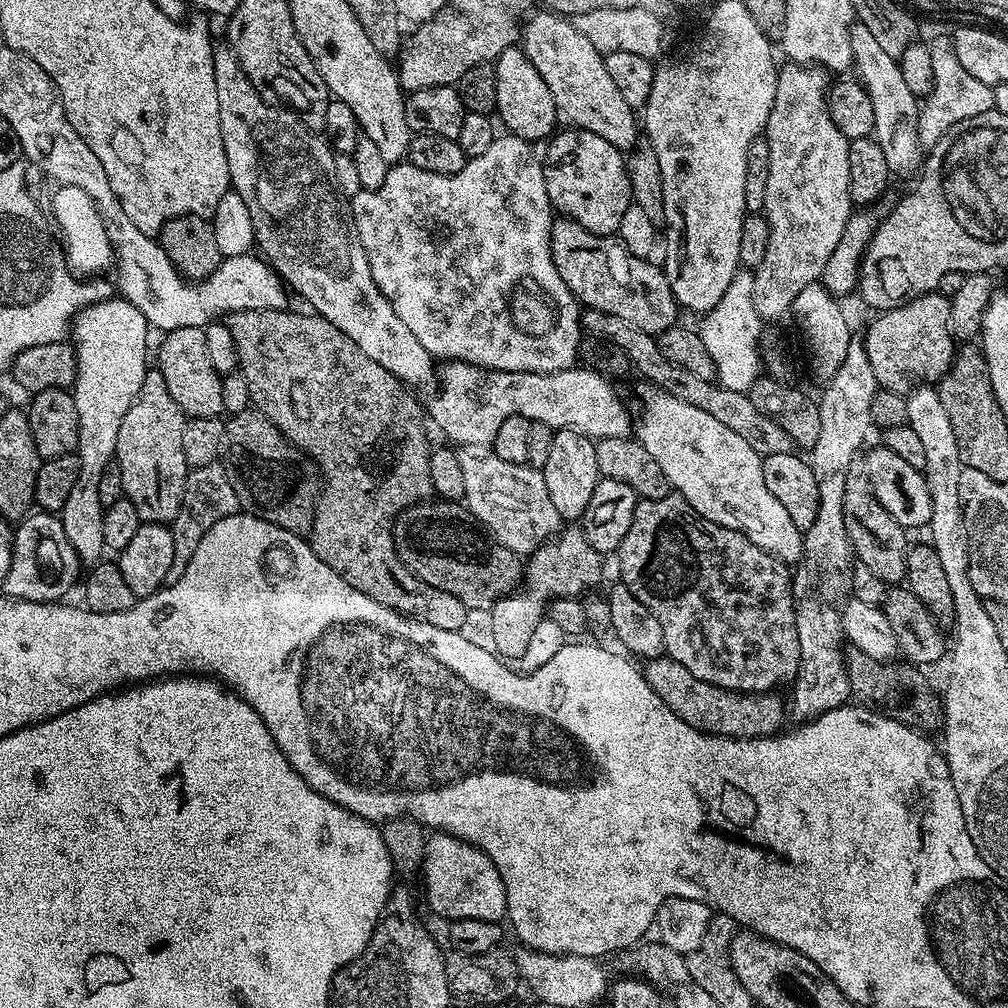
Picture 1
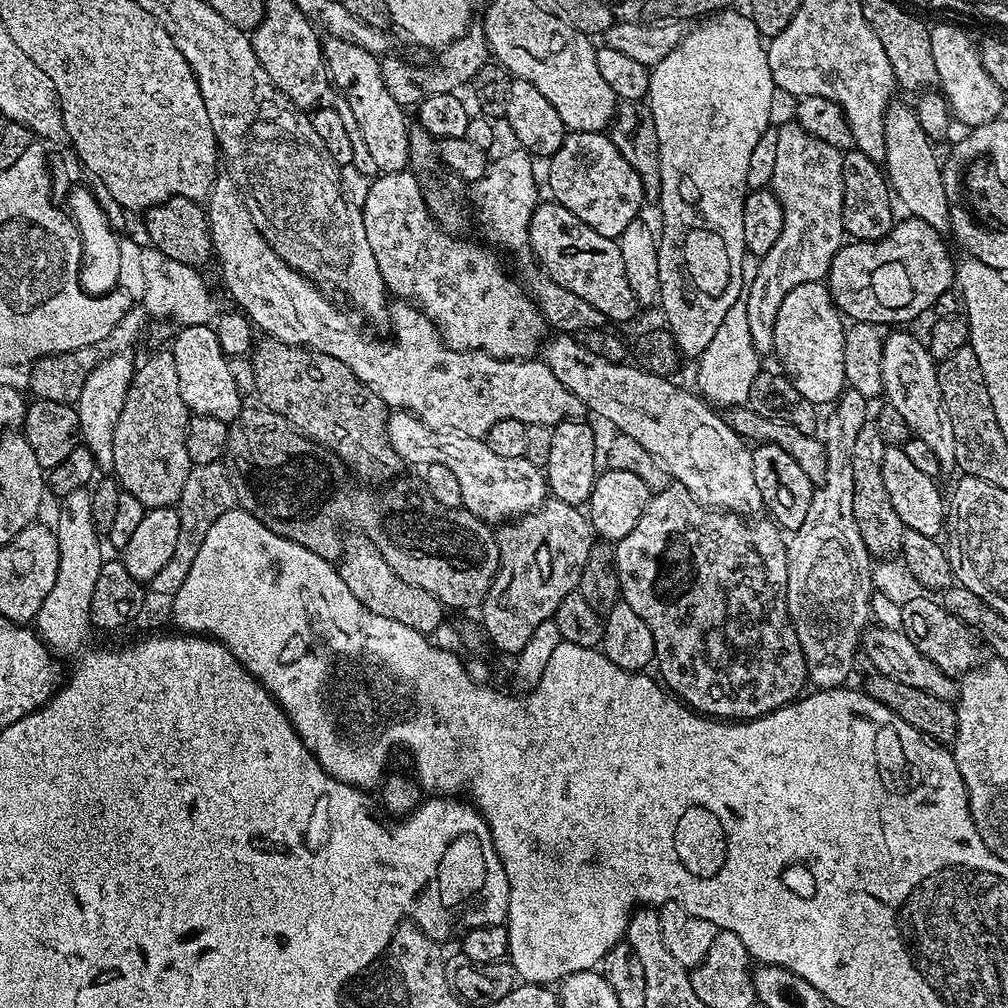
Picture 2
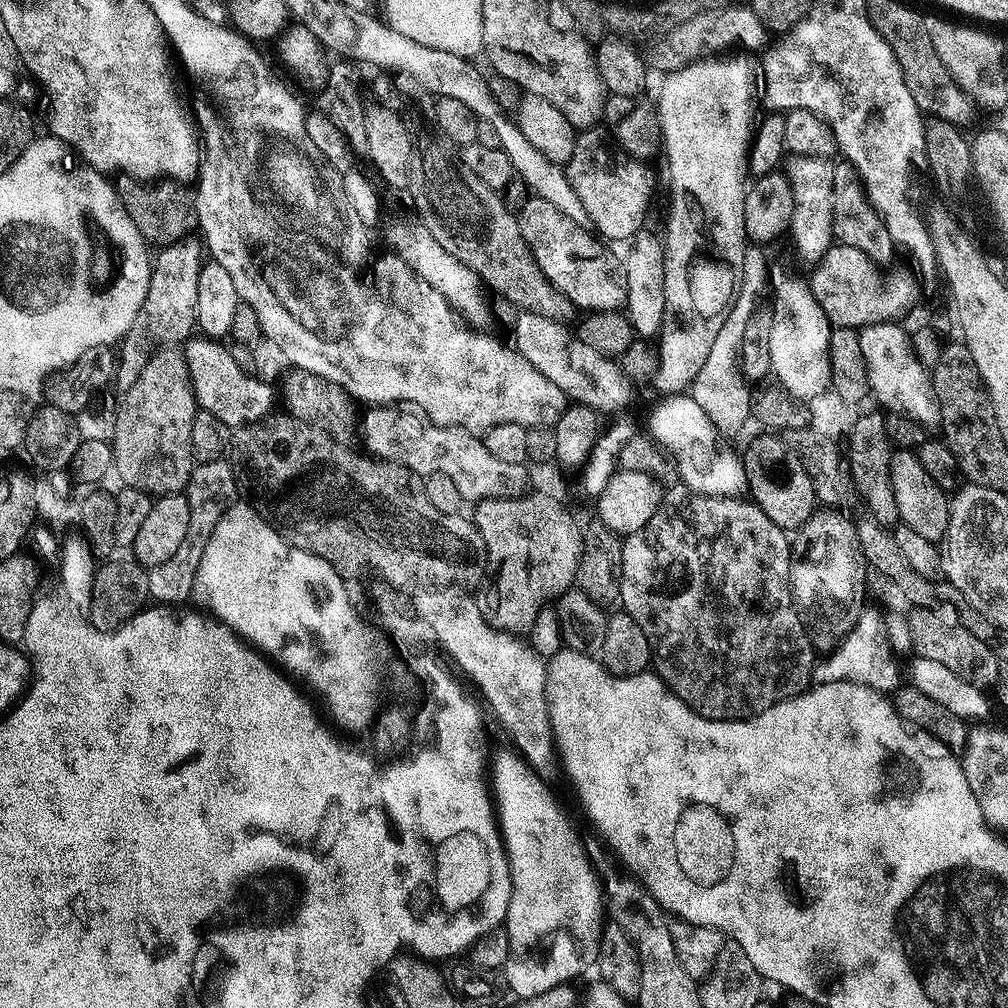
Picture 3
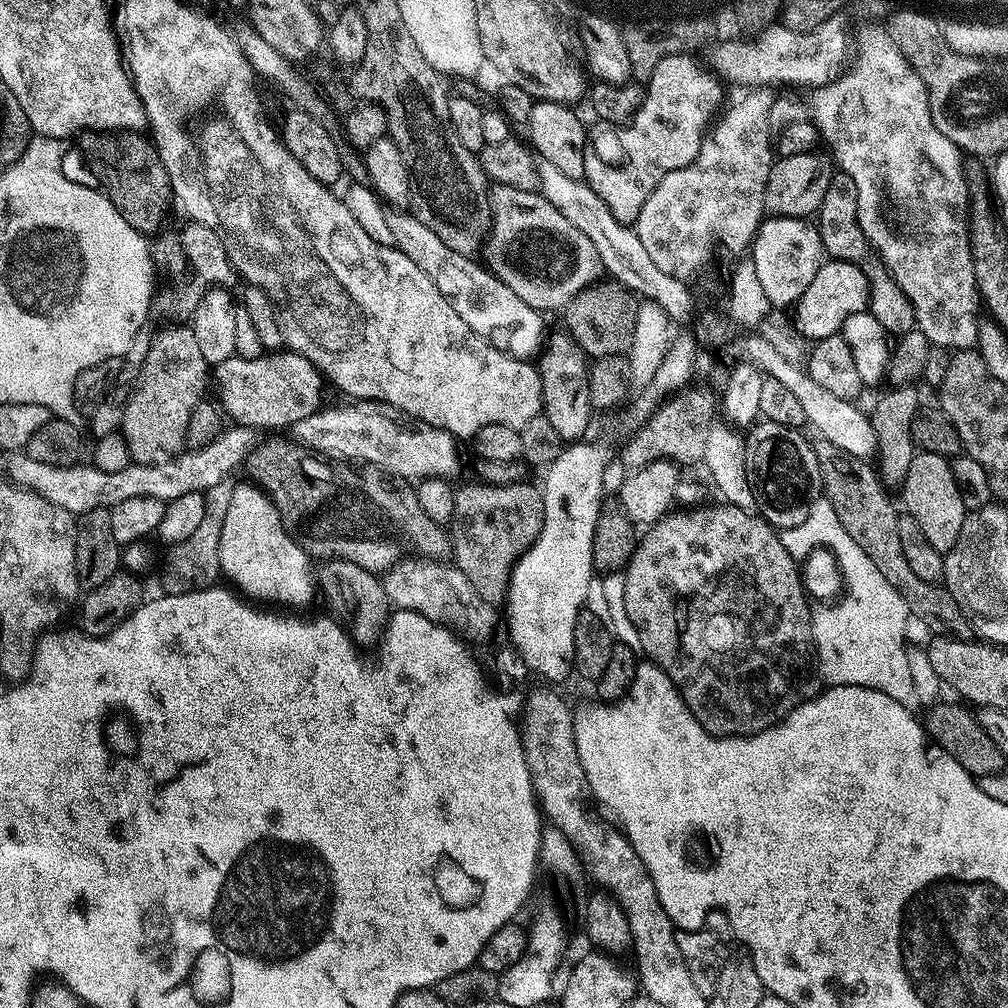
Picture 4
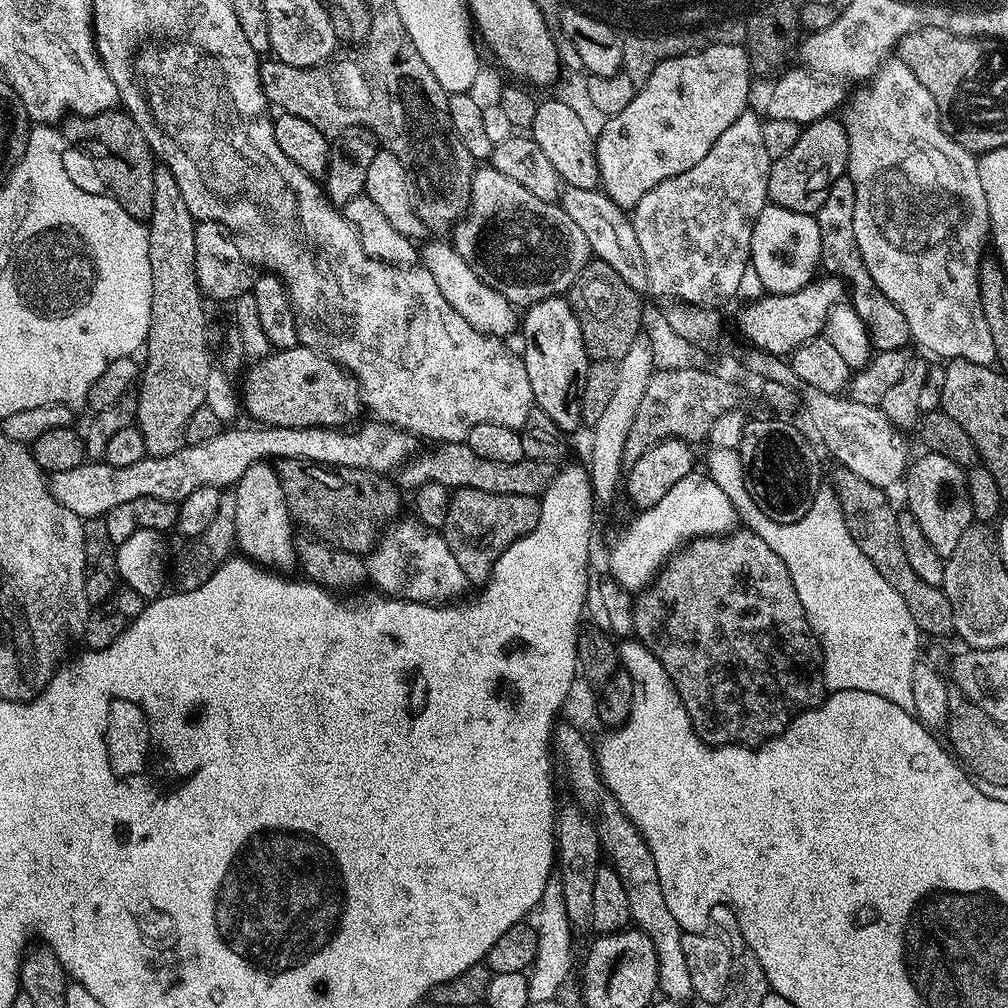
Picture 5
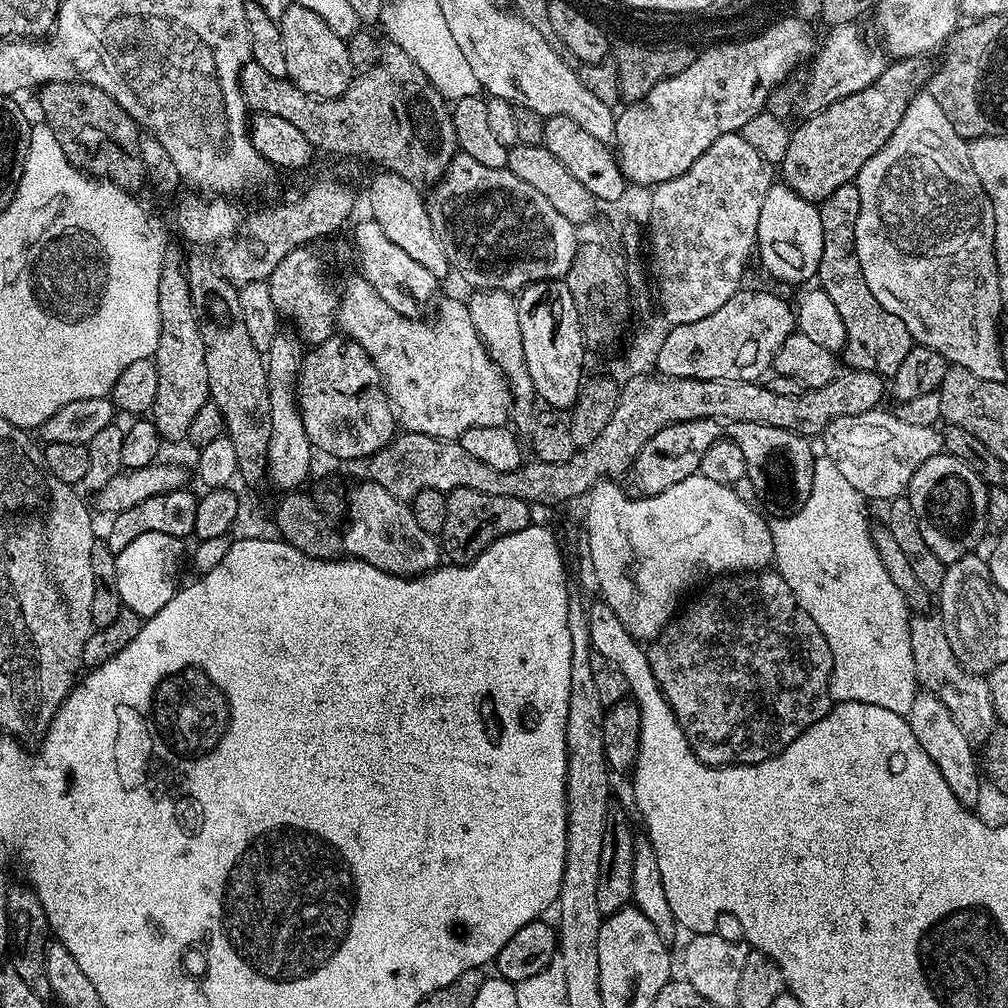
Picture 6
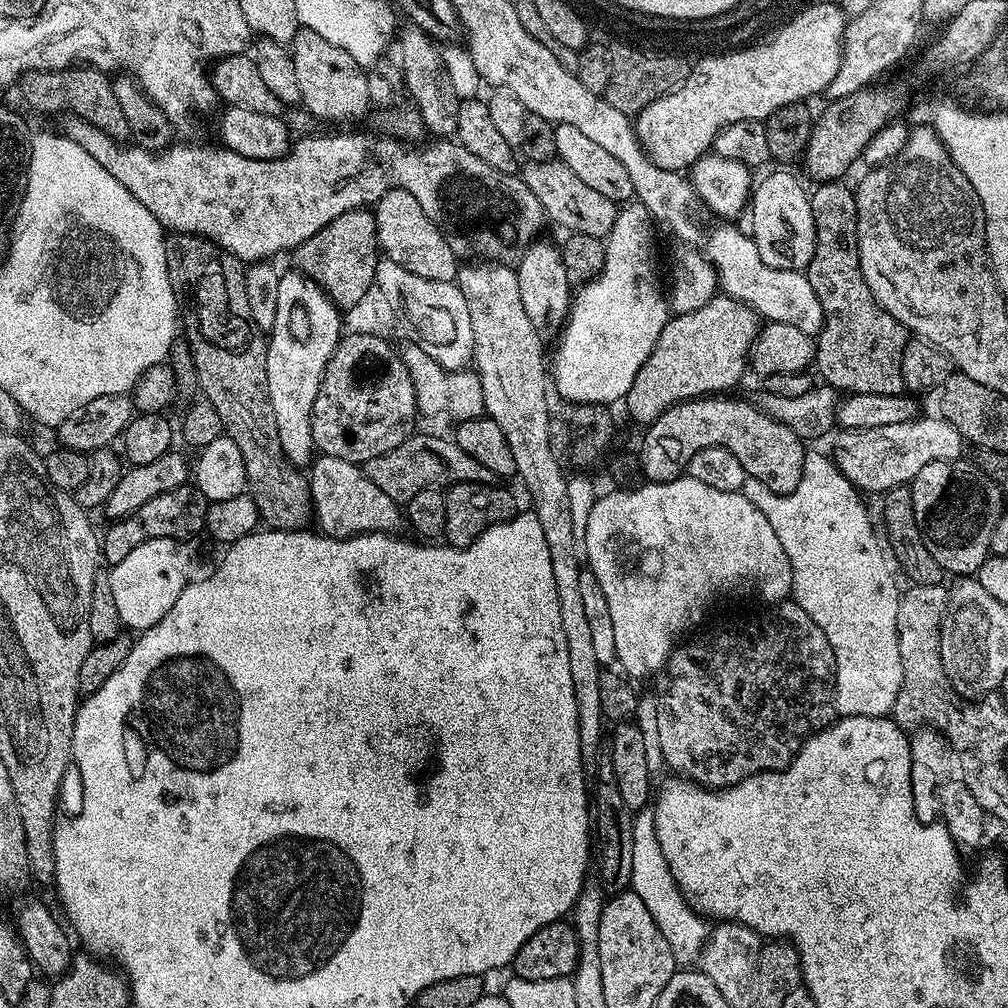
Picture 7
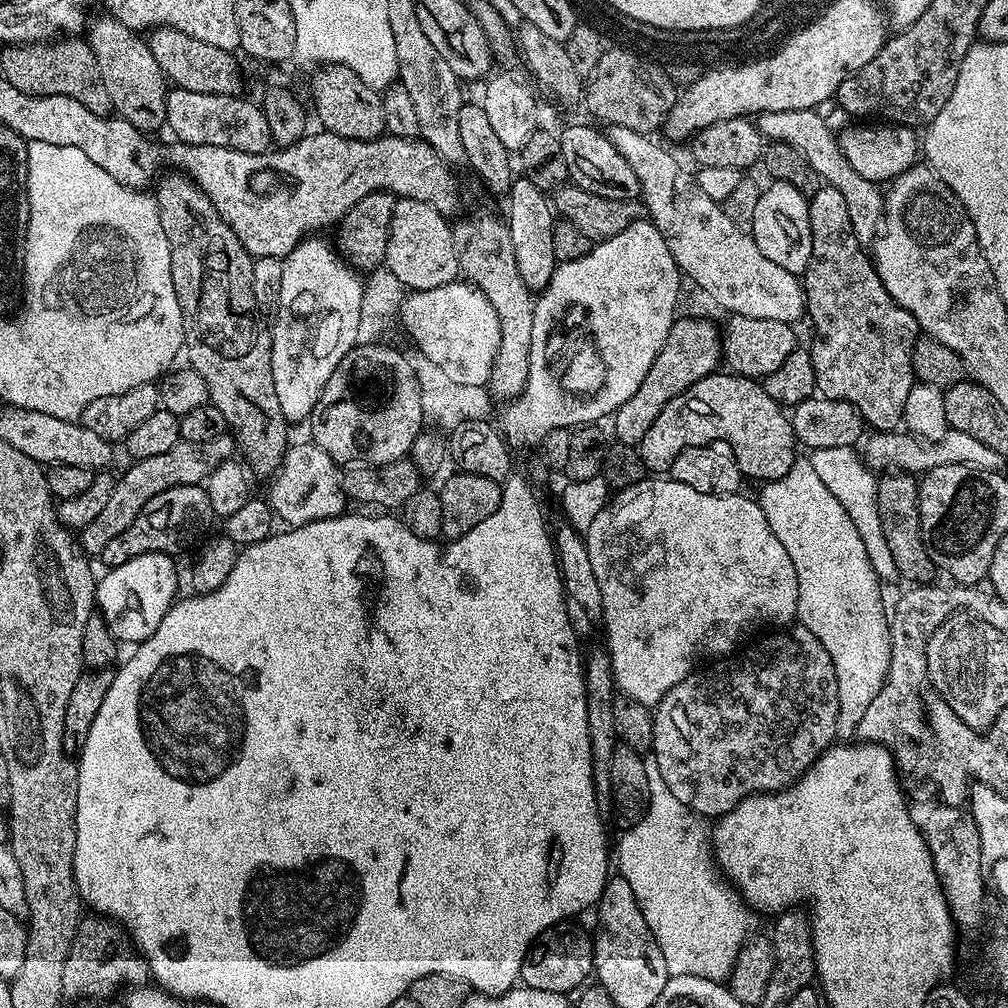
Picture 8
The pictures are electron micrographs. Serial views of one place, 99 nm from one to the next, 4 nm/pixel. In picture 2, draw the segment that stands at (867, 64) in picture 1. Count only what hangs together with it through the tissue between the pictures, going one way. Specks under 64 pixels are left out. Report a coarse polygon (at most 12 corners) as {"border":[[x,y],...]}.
{"border":[[911,107],[884,116],[887,181],[909,217],[949,227],[941,161]]}

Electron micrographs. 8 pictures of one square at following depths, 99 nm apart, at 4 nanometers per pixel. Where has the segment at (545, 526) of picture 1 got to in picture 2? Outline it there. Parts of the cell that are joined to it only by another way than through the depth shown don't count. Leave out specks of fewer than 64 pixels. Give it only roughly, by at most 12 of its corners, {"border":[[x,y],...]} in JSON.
{"border":[[388,417],[405,465],[444,464],[462,505],[508,522],[549,495],[545,473],[481,437]]}

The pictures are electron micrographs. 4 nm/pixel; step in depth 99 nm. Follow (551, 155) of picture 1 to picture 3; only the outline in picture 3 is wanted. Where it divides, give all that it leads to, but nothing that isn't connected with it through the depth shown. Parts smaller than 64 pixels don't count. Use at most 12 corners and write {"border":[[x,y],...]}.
{"border":[[599,127],[566,165],[605,241],[645,227],[656,176]]}

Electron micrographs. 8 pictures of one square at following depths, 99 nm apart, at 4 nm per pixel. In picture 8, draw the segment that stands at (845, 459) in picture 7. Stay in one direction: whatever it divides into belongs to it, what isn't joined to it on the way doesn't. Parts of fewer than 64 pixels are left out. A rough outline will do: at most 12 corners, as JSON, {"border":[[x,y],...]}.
{"border":[[877,431],[862,448],[873,471],[938,465],[999,471],[1006,458],[970,434],[928,442]]}

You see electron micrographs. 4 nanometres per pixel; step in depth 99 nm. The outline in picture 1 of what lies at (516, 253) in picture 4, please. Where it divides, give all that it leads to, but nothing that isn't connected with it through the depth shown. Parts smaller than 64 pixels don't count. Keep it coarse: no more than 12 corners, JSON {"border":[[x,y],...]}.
{"border":[[556,218],[552,258],[584,308],[659,334],[677,323],[663,267]]}

